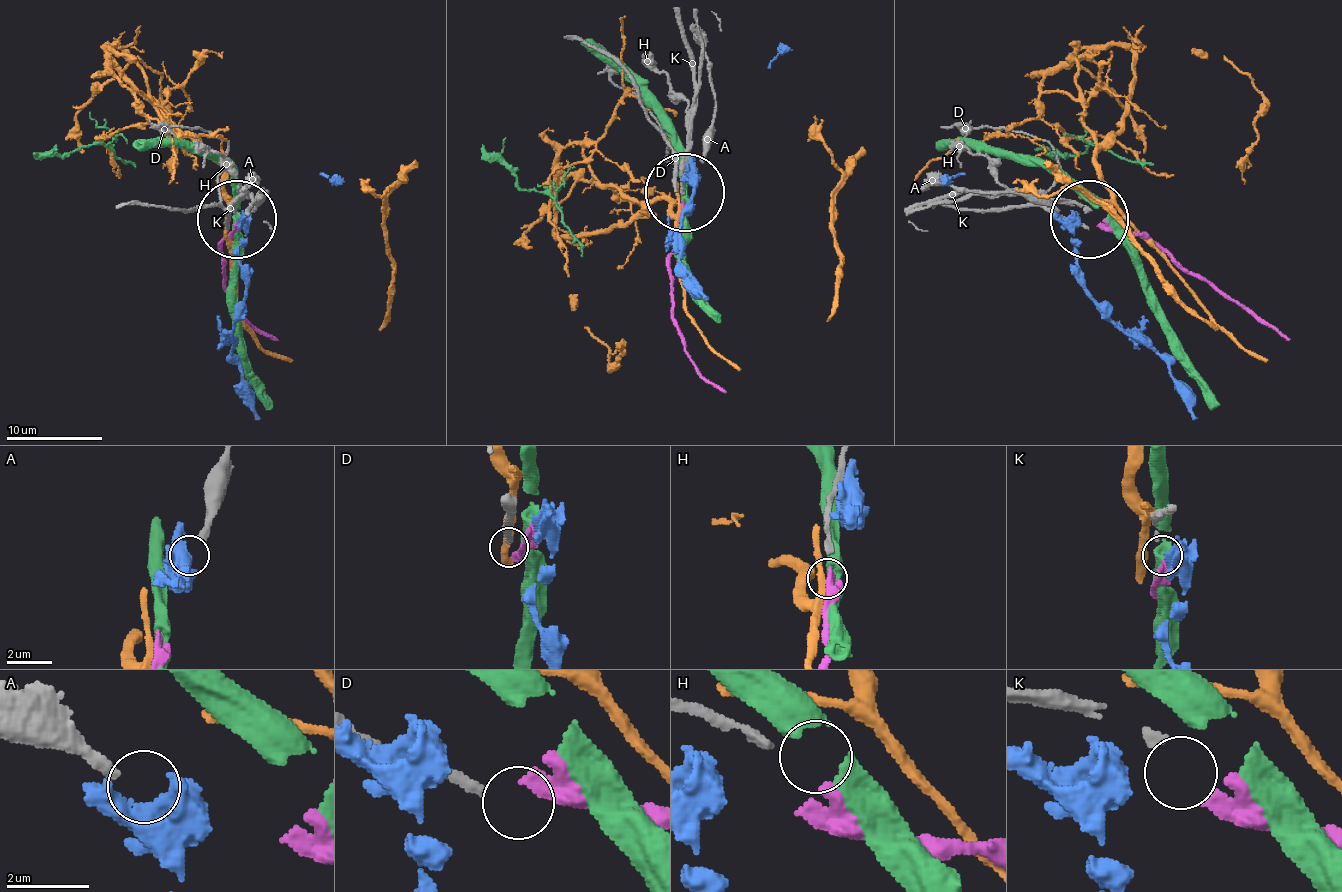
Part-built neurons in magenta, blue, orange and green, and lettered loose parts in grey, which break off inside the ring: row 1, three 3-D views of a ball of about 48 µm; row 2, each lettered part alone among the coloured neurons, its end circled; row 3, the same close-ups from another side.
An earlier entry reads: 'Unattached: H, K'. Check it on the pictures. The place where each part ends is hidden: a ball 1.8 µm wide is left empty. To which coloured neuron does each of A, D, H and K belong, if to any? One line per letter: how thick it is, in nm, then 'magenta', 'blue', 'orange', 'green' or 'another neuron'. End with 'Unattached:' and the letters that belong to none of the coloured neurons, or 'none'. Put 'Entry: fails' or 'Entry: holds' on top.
Entry: fails
A: 320 nm | blue
D: 280 nm | another neuron
H: 240 nm | another neuron
K: 180 nm | another neuron
Unattached: D, H, K

